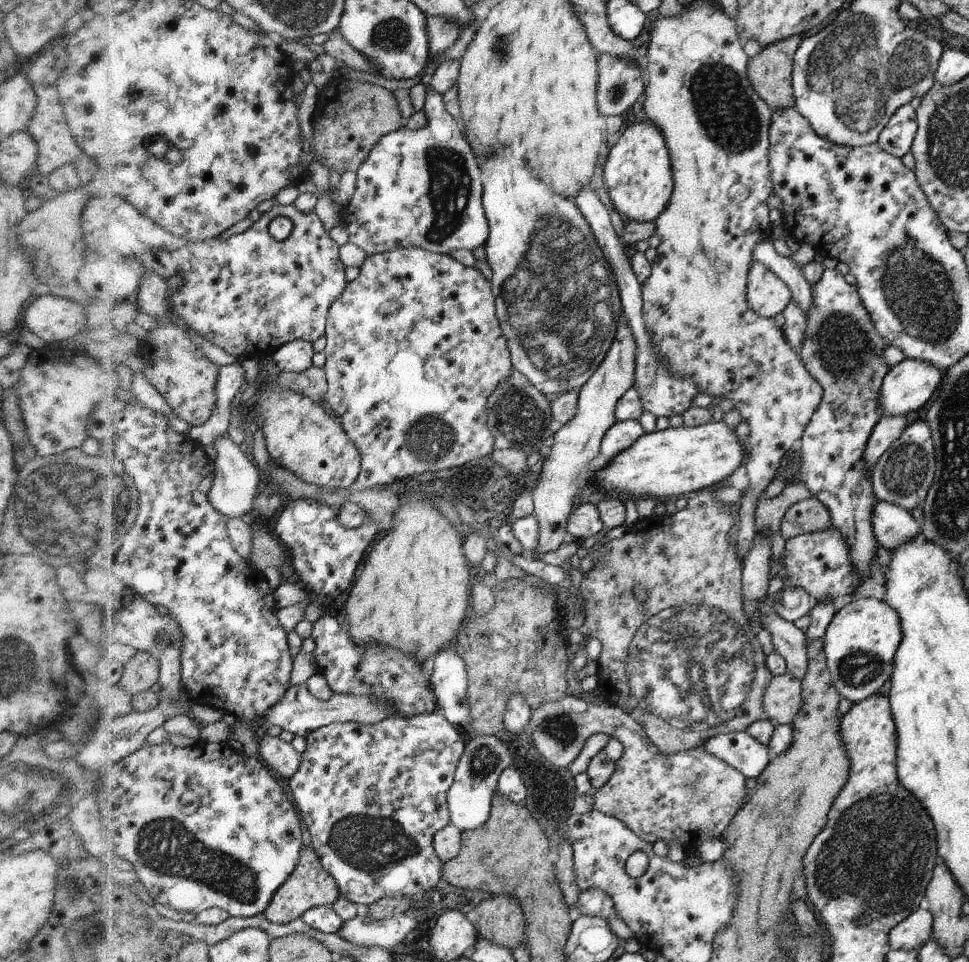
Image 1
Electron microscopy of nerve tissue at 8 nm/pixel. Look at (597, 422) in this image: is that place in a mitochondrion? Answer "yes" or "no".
no

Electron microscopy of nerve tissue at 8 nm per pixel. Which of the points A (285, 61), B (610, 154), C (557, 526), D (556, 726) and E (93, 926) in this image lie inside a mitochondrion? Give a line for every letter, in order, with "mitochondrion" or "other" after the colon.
A: other
B: other
C: other
D: mitochondrion
E: mitochondrion

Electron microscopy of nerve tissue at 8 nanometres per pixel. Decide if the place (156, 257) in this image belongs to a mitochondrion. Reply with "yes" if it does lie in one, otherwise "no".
no

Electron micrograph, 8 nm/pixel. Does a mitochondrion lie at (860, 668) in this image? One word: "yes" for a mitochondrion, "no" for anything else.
yes

